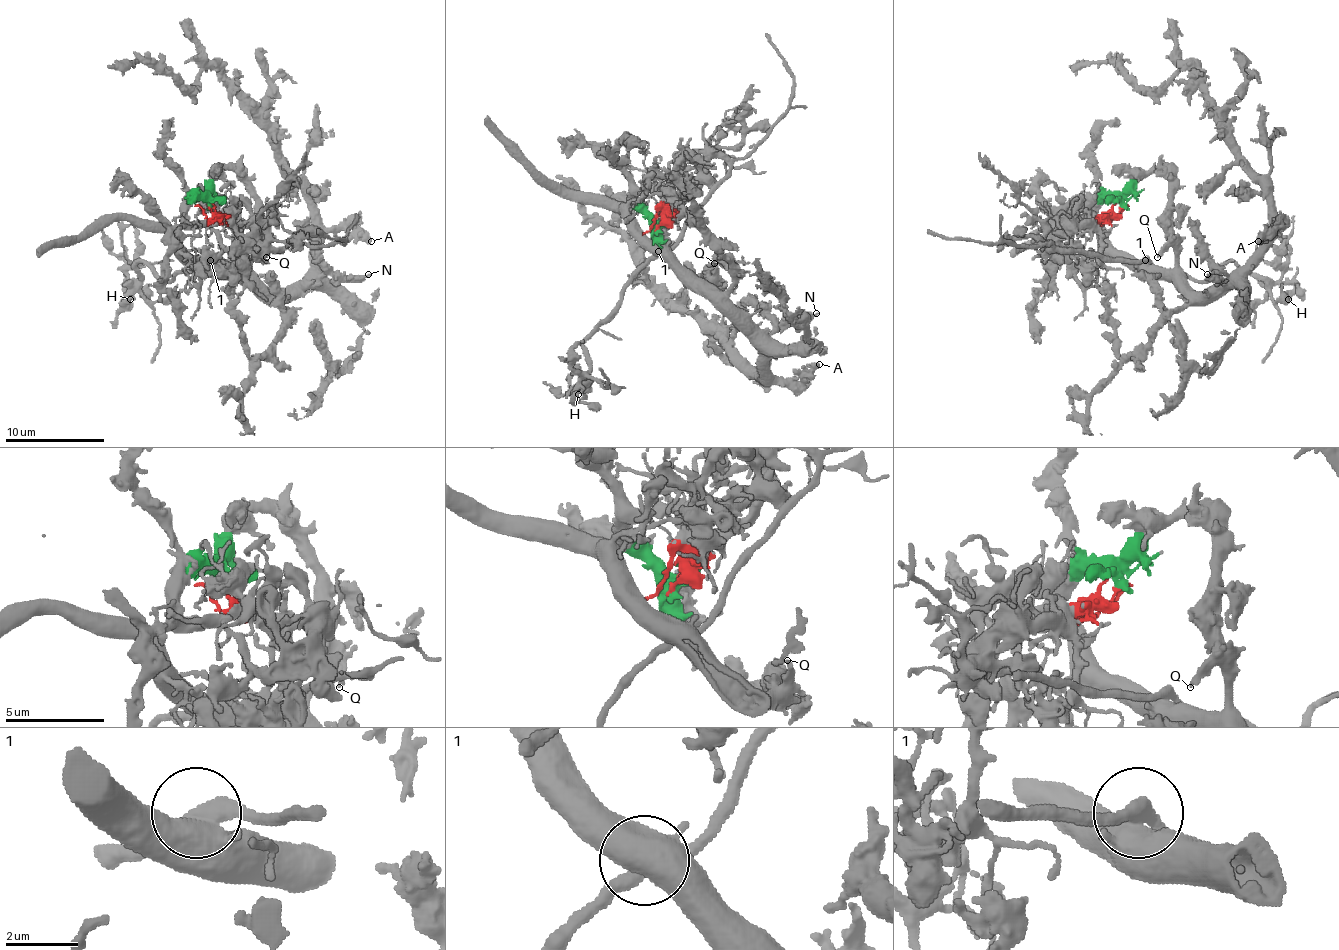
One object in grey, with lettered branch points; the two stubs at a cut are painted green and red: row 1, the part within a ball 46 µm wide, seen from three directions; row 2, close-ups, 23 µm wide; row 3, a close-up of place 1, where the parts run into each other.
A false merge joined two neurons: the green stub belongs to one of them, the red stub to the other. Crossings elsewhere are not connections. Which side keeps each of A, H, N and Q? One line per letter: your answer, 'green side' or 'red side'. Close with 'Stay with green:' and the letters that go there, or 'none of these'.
A: green side
H: red side
N: green side
Q: green side
Stay with green: A, N, Q

